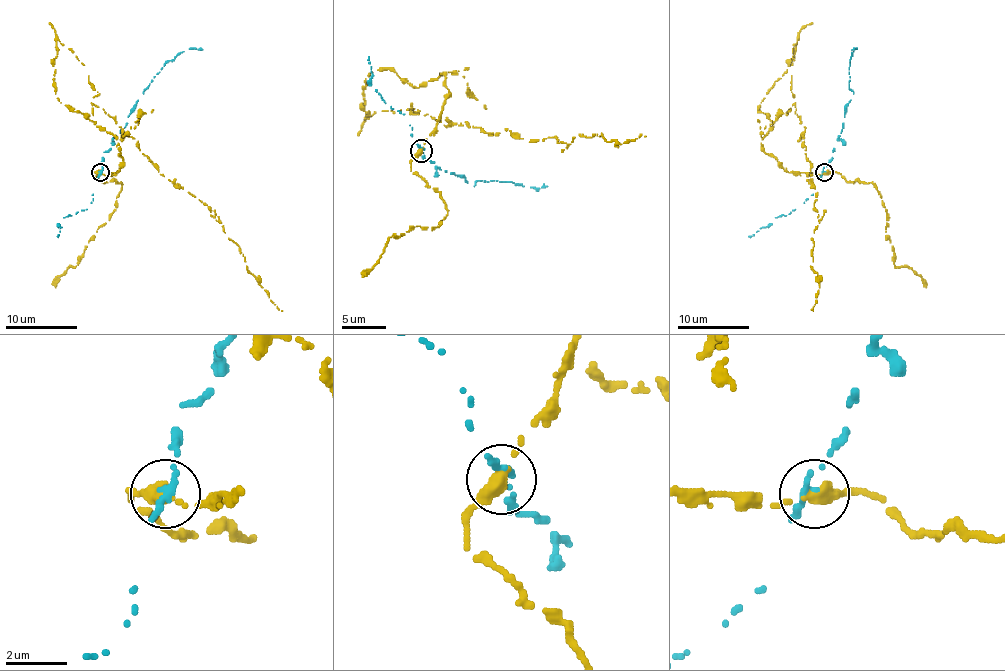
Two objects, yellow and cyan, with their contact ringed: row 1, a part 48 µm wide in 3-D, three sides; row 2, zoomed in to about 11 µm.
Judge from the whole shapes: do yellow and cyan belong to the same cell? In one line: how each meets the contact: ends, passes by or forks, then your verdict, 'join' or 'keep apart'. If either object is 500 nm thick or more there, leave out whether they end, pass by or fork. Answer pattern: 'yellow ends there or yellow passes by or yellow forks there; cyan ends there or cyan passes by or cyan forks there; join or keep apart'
yellow passes by; cyan ends there; keep apart

